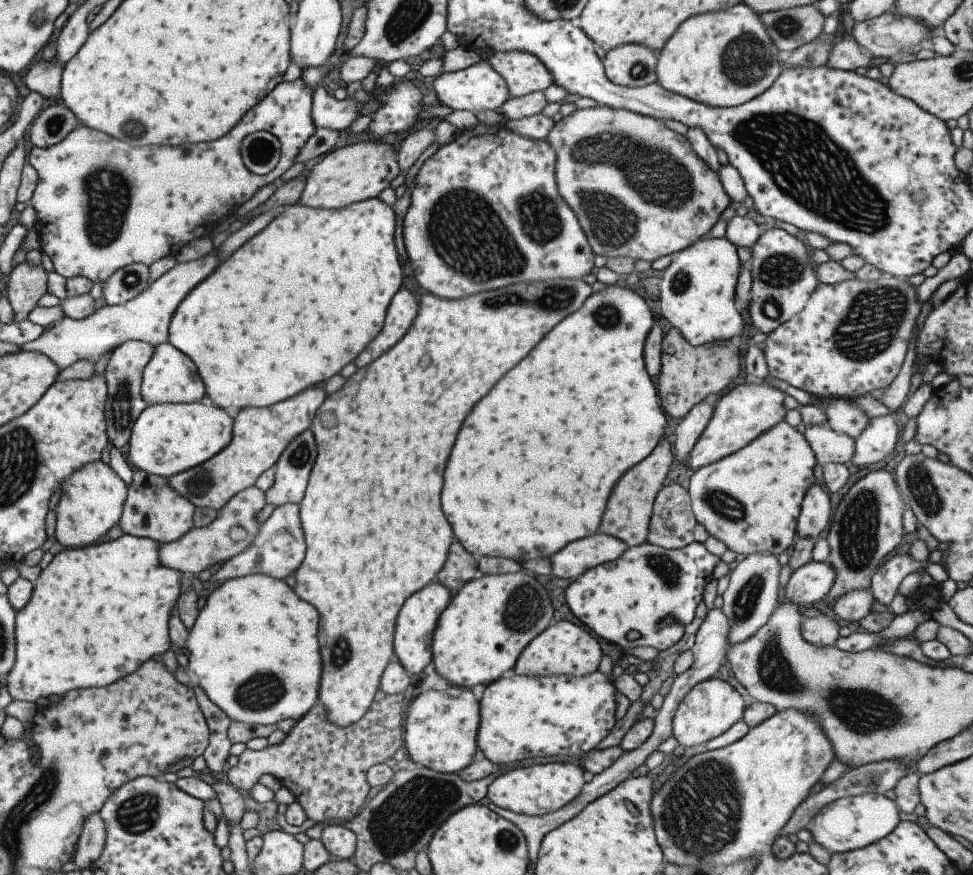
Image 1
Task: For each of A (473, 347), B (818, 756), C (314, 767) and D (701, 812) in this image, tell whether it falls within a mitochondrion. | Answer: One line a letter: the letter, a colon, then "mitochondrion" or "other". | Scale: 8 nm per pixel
A: other
B: mitochondrion
C: other
D: mitochondrion

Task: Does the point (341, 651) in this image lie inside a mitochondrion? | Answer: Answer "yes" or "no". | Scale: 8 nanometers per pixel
yes

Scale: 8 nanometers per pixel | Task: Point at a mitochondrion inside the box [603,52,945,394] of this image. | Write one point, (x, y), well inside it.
(806, 164)

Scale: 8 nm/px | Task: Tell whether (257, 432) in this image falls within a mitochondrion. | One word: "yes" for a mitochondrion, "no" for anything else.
no

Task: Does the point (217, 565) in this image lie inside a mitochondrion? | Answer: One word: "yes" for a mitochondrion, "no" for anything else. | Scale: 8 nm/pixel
no

